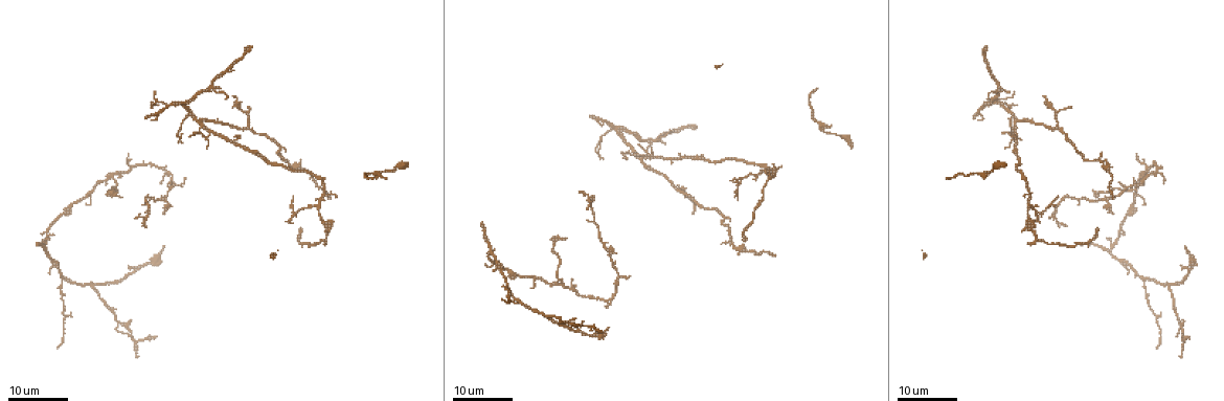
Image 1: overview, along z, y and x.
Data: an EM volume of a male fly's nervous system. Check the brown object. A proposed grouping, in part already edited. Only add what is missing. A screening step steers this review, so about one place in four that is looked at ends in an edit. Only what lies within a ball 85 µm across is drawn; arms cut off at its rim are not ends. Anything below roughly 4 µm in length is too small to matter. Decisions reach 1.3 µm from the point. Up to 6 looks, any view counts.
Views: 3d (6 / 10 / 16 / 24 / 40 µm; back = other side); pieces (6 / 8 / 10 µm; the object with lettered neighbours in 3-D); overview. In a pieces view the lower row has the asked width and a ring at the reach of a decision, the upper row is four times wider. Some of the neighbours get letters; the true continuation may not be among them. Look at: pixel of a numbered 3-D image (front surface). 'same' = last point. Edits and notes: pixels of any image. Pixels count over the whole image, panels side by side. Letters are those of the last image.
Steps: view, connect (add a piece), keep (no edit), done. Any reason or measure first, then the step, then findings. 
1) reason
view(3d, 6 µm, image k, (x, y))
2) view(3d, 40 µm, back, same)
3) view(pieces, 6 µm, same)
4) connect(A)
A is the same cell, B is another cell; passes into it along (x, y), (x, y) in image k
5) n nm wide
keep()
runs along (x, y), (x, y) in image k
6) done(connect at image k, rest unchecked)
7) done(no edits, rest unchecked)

branch stops here
view(3d, 24 µm, image 1, (290, 223))

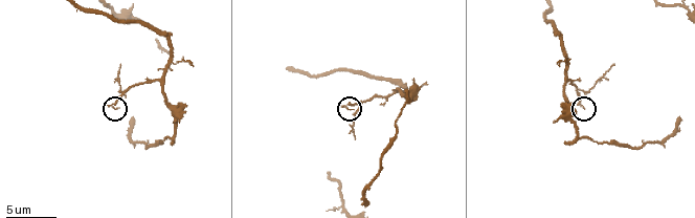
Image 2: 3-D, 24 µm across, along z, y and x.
view(pieces, 10 µm, image 2, (350, 108))

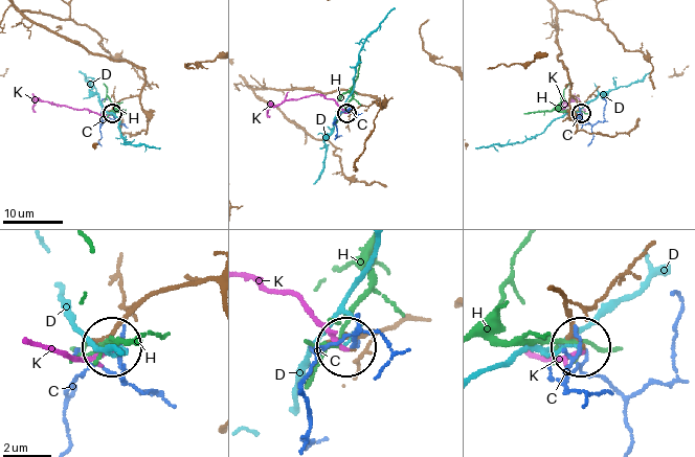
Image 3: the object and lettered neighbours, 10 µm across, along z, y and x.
keep()
C, D, H and K are other cells; runs along (558, 56), (580, 112) in image 3; no lettered piece goes on from it

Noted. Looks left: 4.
an open end
view(3d, 6 µm, image 2, (565, 143))

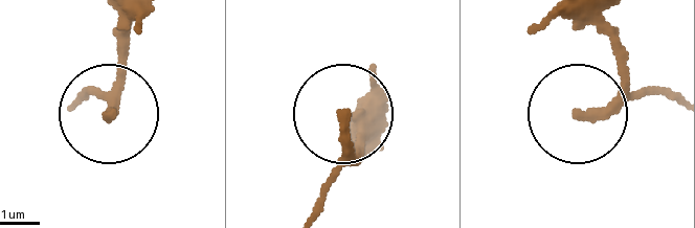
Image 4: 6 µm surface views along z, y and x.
what lies round it
view(pieces, 6 µm, image 4, (345, 116))

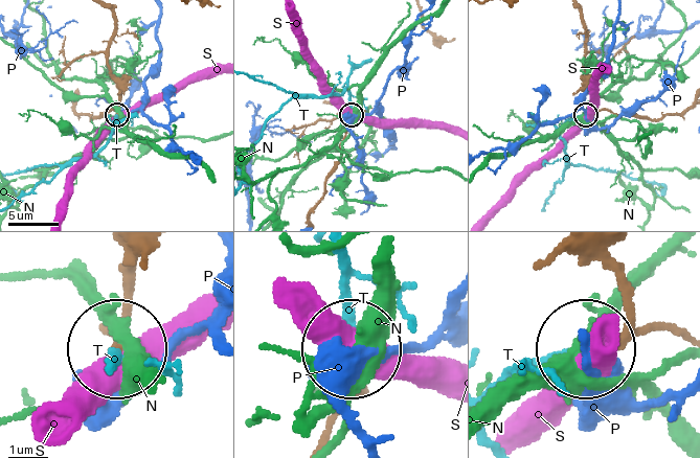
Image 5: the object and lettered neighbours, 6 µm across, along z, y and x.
connect(T)
T is the same cell, N, P and S are other cells; the neuron continues

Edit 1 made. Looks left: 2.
done(connect at image 5, rest unchecked)

